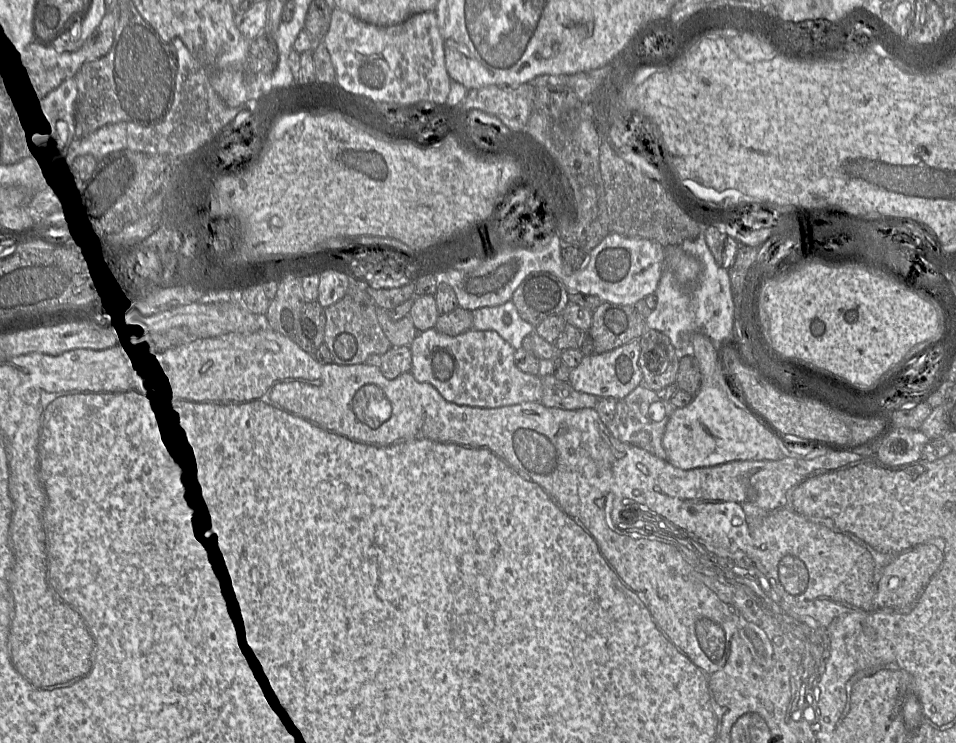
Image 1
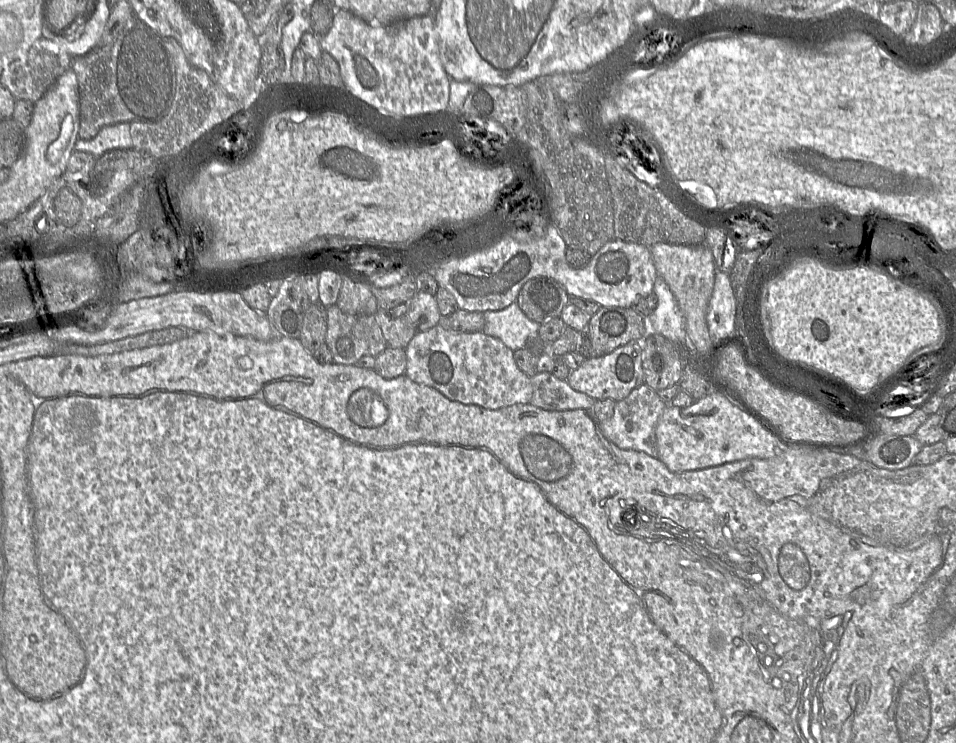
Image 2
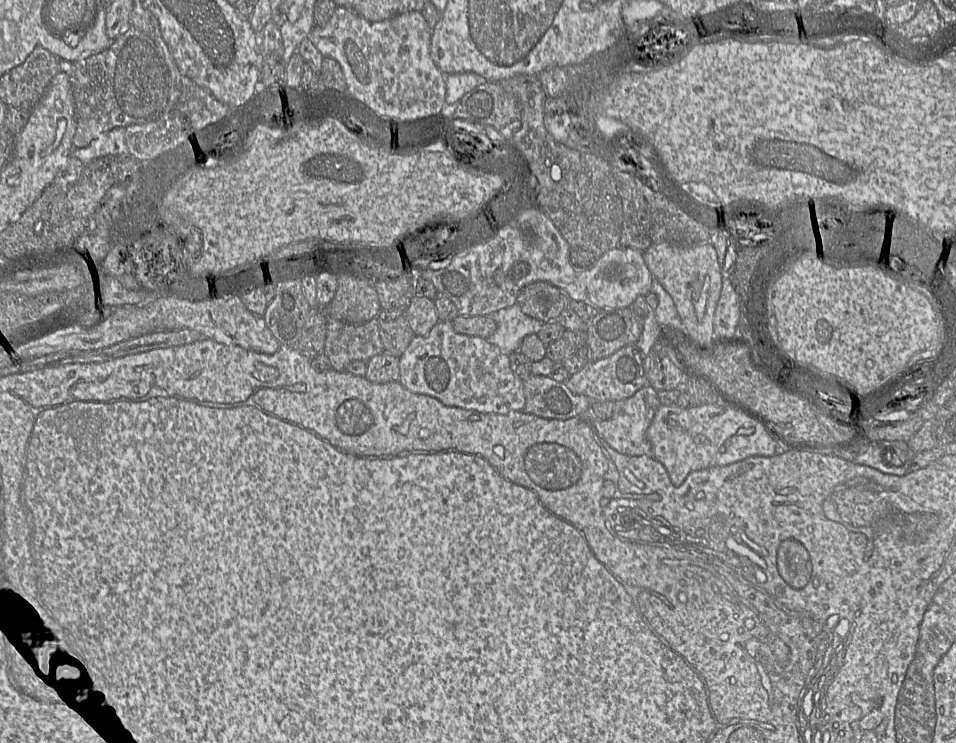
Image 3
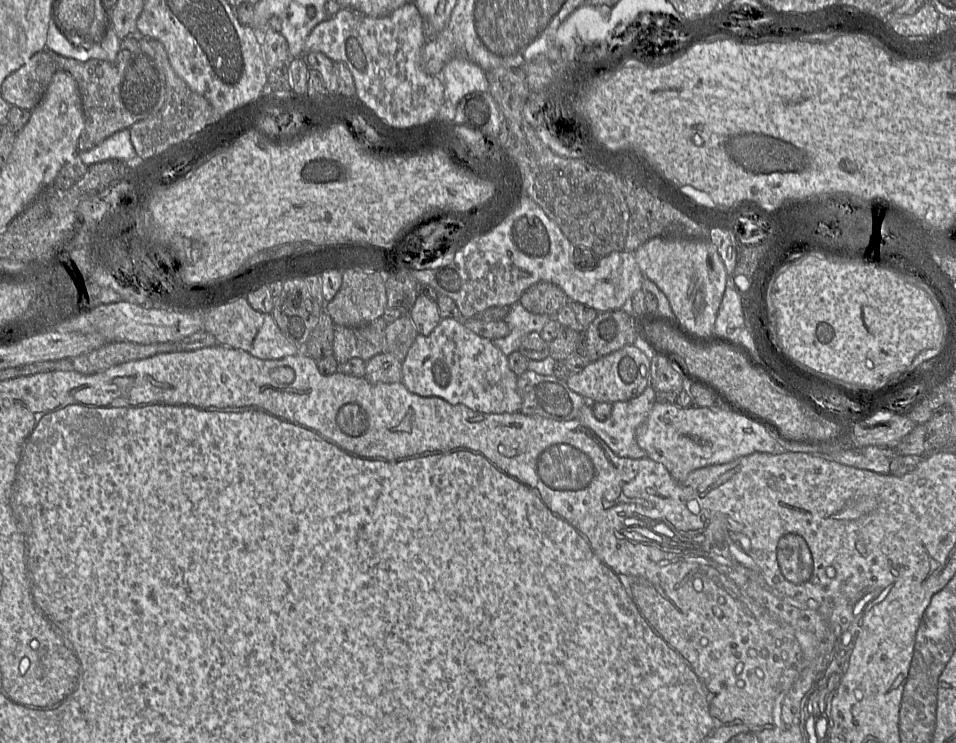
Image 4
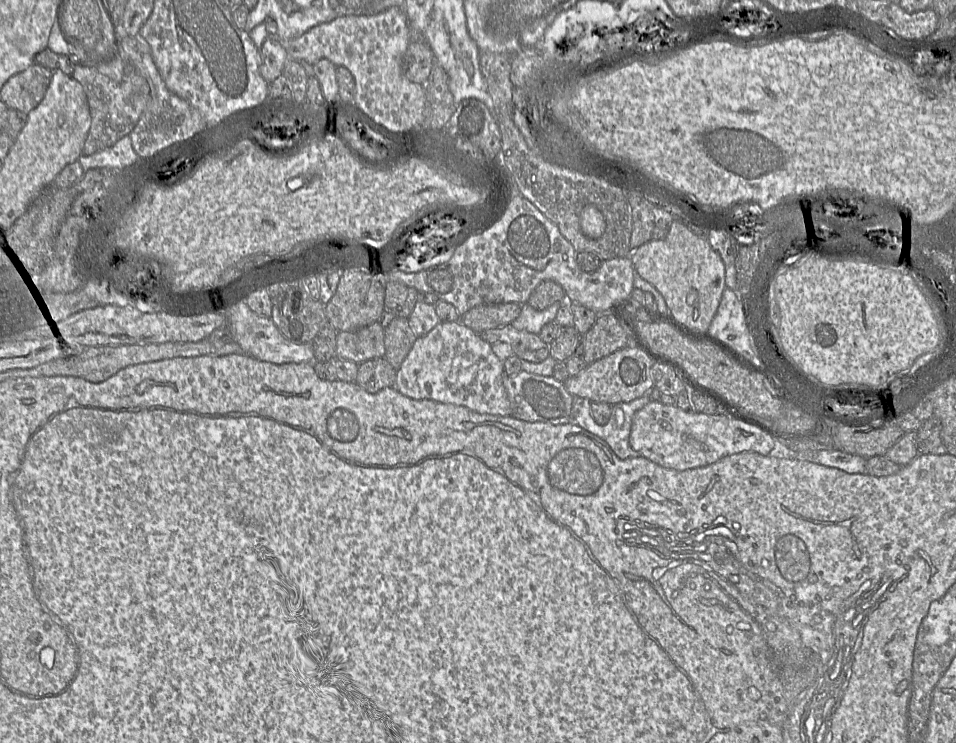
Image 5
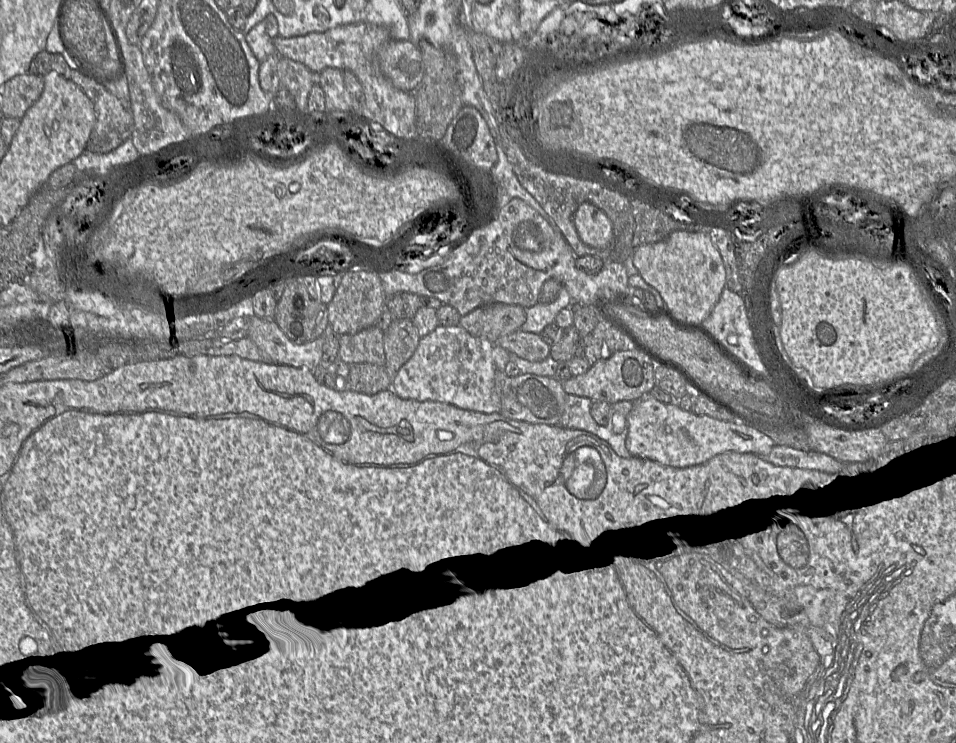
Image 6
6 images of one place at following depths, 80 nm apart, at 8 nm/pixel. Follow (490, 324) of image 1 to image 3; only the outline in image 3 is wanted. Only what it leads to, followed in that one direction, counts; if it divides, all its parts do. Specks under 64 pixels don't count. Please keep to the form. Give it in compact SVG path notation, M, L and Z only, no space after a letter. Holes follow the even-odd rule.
M516 303L489 316L496 322L497 328L486 339L508 356L519 351L524 337L537 334L543 326L542 321L525 315Z

